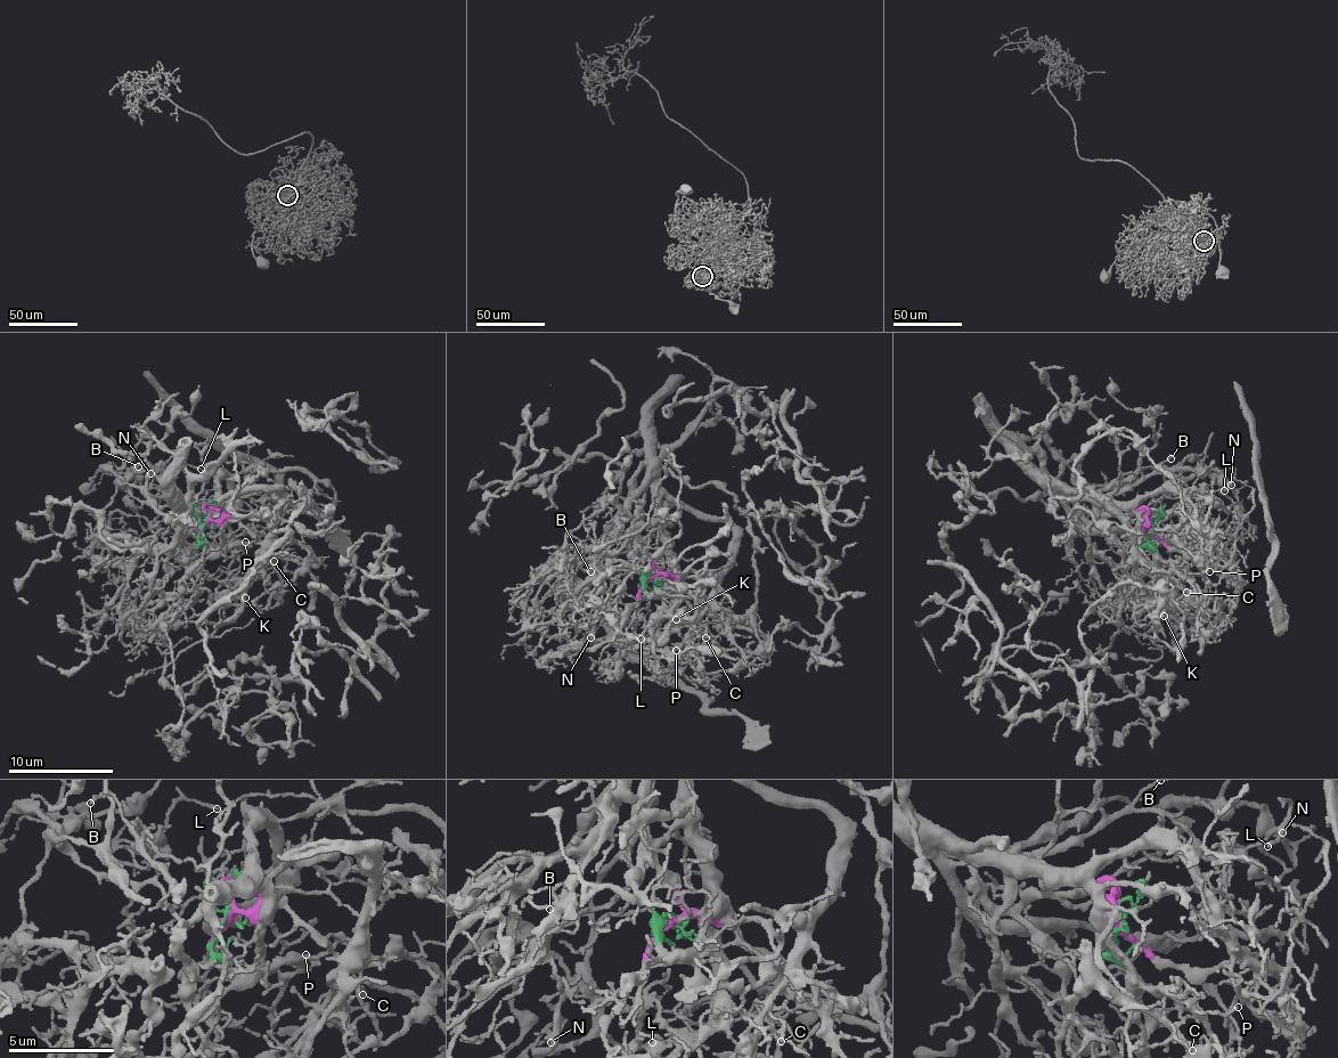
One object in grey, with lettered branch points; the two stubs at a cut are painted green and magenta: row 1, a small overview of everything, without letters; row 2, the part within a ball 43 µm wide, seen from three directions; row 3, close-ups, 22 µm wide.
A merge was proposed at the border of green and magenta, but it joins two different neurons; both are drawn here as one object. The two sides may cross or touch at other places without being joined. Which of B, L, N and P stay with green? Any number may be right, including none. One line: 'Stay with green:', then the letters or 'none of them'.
Stay with green: B, L, N, P

